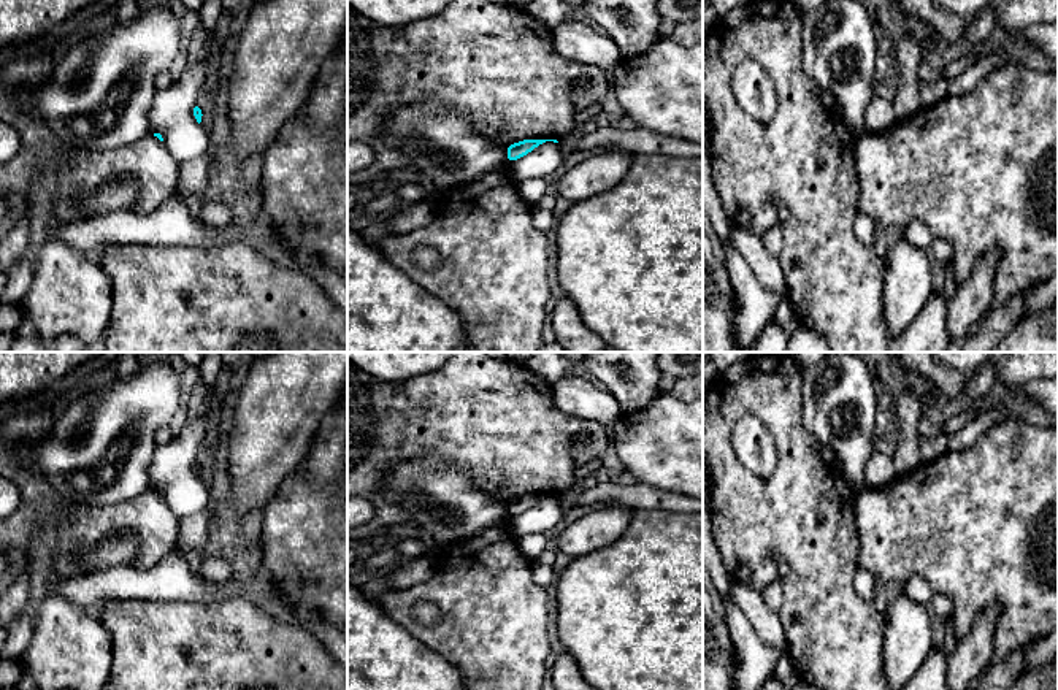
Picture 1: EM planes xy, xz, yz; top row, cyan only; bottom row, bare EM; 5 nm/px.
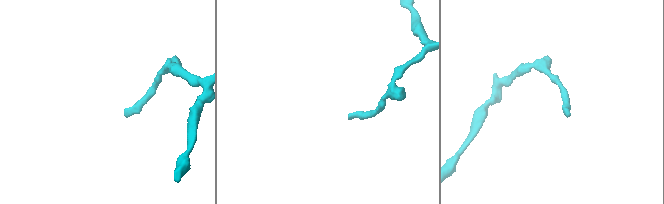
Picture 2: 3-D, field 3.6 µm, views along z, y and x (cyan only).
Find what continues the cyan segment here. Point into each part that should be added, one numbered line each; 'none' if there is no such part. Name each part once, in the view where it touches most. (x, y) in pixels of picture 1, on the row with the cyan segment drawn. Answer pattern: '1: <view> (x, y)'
none

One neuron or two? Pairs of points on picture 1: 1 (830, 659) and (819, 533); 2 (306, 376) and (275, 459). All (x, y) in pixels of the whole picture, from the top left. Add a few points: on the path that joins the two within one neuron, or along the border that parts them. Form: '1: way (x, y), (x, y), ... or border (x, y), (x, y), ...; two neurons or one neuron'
1: way (830, 627), (820, 611), (820, 565); one neuron
2: way (286, 397), (275, 421), (275, 438); one neuron

